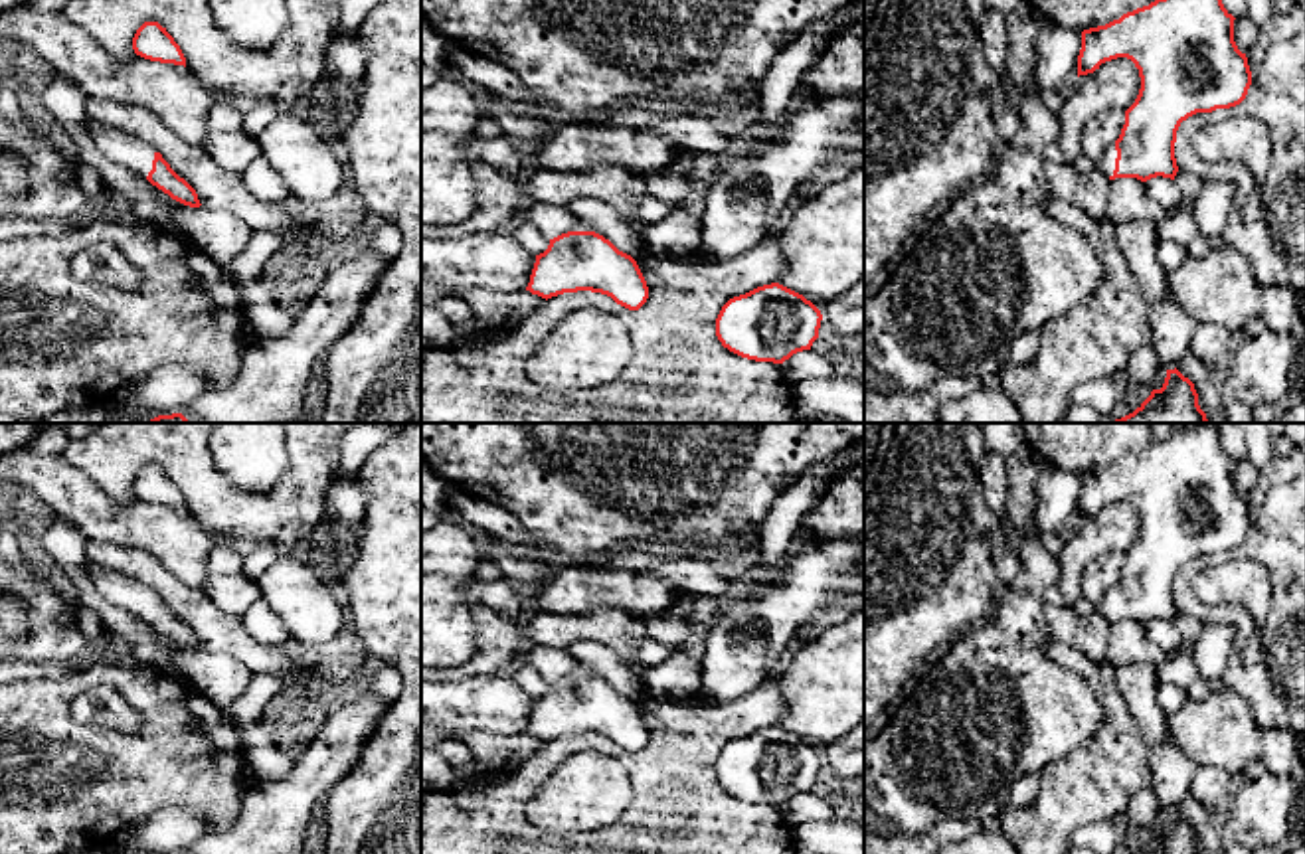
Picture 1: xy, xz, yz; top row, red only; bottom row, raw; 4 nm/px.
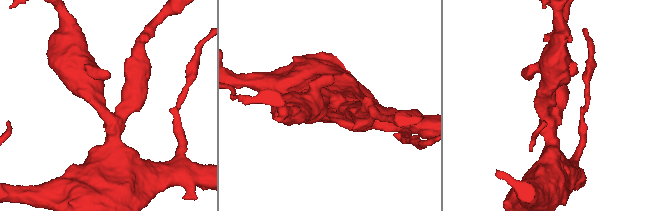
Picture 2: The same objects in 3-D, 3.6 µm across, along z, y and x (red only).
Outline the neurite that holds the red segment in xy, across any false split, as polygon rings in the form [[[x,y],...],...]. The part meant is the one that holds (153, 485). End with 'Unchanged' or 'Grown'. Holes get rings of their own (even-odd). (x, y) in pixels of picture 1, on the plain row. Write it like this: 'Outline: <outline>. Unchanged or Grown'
Outline: [[[144,465],[134,480],[132,492],[136,498],[186,510],[186,500],[174,480],[158,465]]]. Unchanged

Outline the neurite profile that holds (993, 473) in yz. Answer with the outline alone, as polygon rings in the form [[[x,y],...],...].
[[[987,453],[977,465],[983,496],[993,512],[1006,516],[1008,502],[1008,469],[1006,459],[997,453]]]

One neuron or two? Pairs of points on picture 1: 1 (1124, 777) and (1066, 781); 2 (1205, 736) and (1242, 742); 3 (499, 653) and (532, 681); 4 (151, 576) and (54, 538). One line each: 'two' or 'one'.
1: one
2: one
3: two
4: two

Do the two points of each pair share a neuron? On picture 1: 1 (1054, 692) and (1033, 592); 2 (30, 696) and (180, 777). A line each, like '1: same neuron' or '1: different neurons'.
1: same neuron
2: same neuron

